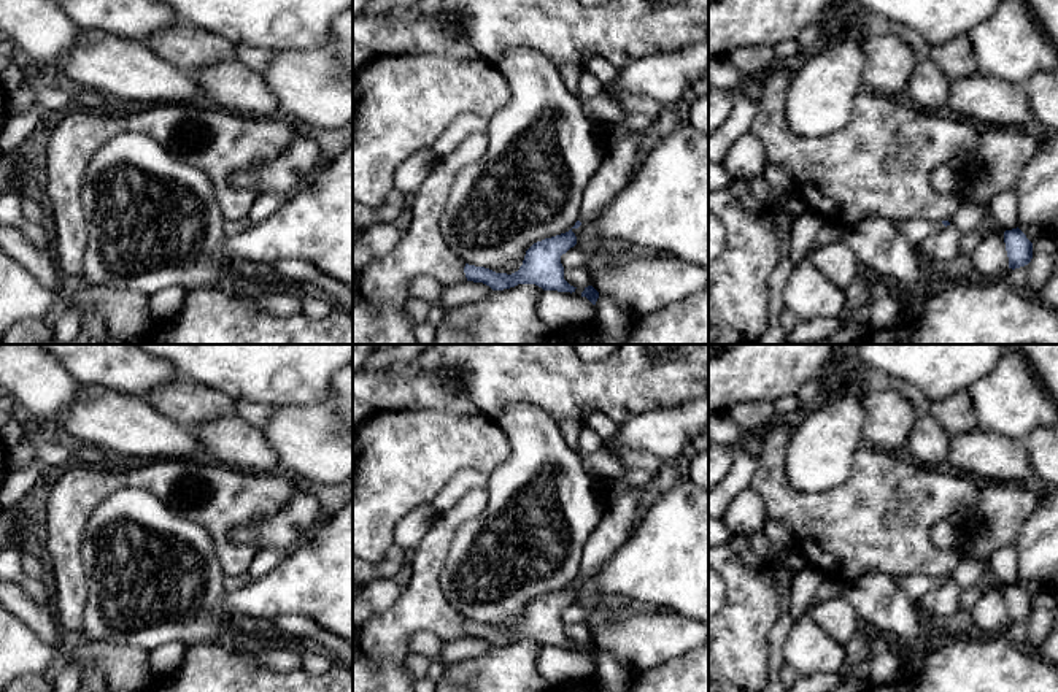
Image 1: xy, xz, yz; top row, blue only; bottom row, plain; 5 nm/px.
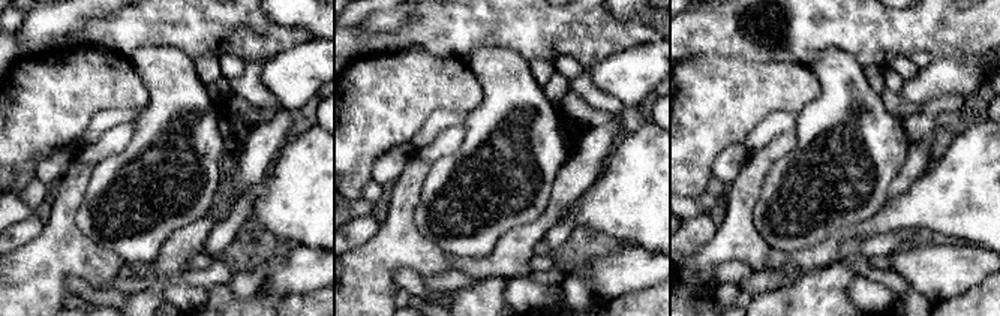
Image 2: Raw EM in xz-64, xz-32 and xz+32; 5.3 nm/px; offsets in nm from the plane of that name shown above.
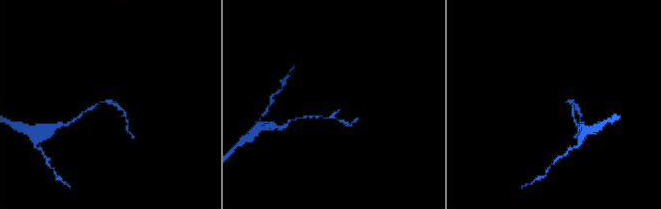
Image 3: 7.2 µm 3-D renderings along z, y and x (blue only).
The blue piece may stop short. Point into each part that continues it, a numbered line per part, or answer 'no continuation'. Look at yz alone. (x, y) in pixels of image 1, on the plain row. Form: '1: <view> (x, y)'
1: yz (915, 586)

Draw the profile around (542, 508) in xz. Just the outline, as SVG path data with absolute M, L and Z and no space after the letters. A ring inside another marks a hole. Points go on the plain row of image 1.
M534 403L508 405L496 419L512 454L489 473L486 511L456 530L438 586L469 621L504 624L537 597L569 587L583 565L583 549L605 503L599 481L586 473L578 451L566 443L559 421Z

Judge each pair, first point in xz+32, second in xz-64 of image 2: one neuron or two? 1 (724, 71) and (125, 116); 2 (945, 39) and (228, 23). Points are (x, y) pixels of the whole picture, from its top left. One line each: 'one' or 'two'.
1: two
2: one

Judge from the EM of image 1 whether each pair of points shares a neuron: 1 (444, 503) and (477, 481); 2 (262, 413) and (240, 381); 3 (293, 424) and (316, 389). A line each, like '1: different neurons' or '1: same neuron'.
1: same neuron
2: different neurons
3: different neurons

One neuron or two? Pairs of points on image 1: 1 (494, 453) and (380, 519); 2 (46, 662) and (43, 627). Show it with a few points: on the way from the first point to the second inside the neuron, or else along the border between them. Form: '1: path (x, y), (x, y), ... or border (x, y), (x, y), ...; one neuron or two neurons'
1: path (466, 453), (445, 453), (407, 491); one neuron
2: border (18, 618), (53, 646); two neurons

